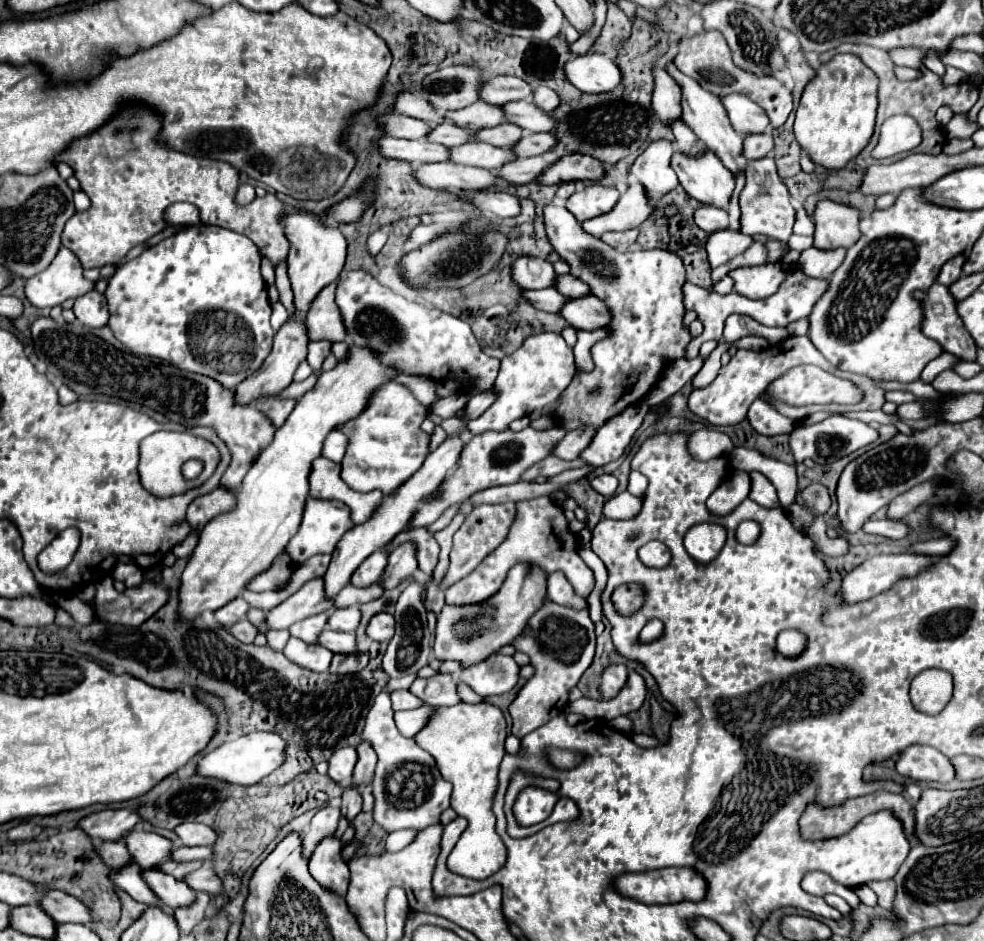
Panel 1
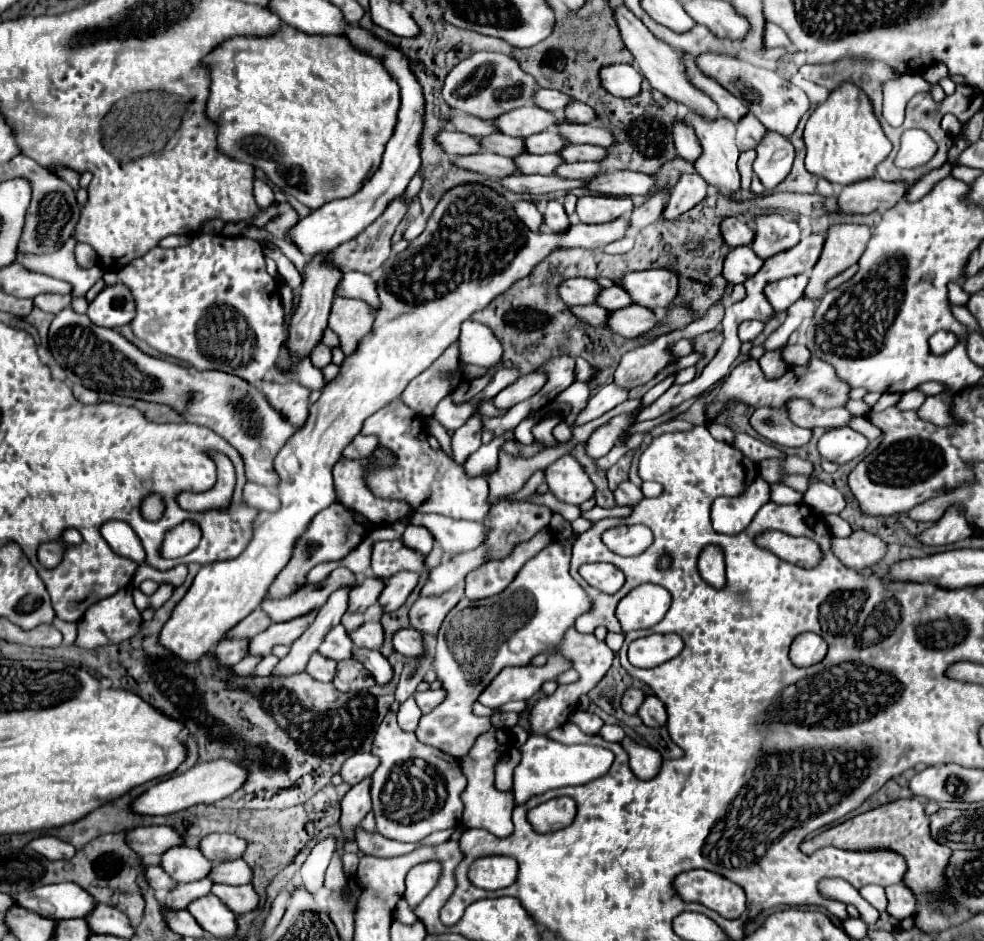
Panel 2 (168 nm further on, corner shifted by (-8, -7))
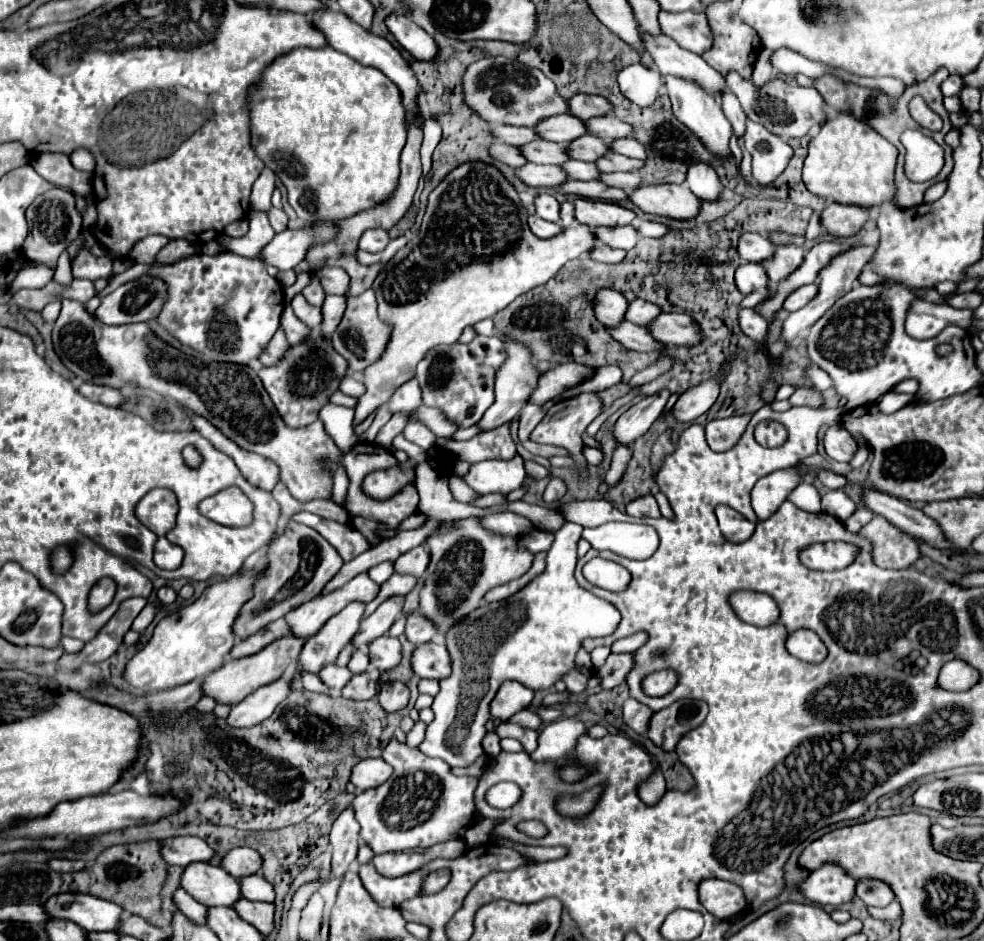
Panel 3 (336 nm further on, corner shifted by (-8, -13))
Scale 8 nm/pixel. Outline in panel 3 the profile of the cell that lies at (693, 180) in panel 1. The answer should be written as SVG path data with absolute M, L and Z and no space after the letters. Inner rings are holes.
M667 76L665 86L667 86L667 94L671 98L673 114L677 116L677 120L681 120L709 148L709 152L713 152L719 158L729 156L731 154L729 138L731 138L733 128L729 128L729 120L725 120L719 100L713 94L705 92L705 88L701 88L697 82L681 80L679 76Z

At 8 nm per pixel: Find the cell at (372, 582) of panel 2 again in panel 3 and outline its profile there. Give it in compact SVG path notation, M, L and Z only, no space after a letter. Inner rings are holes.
M353 602L337 616L327 620L327 624L317 632L317 636L309 638L303 646L299 662L291 676L291 690L297 688L301 680L301 672L319 674L321 668L337 660L337 654L345 648L345 644L355 636L365 604Z

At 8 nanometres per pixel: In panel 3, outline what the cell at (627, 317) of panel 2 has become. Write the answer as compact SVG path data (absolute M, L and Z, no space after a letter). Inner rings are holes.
M661 314L649 324L653 336L669 346L697 346L703 340L701 328L689 314Z

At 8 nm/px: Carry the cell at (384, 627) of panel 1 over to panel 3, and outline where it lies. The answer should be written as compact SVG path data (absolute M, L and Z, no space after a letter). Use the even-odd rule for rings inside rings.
M427 642L427 644L419 646L413 652L411 664L413 664L415 674L421 678L443 680L451 674L451 656L447 652L447 646L443 646L443 644Z

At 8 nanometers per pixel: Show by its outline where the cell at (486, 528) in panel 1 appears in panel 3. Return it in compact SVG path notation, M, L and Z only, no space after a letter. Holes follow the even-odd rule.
M413 612L411 616L407 616L407 624L405 624L405 636L409 642L413 642L415 646L421 646L425 642L429 642L435 636L435 626L431 622L427 622L425 618L421 618L417 612Z

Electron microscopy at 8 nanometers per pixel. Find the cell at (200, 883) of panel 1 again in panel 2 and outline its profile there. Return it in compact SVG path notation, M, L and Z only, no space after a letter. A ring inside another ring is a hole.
M213 884L211 892L221 898L221 902L225 906L229 906L229 910L233 910L235 914L245 914L251 912L253 908L257 908L257 894L253 890L253 886L225 886L225 884Z

